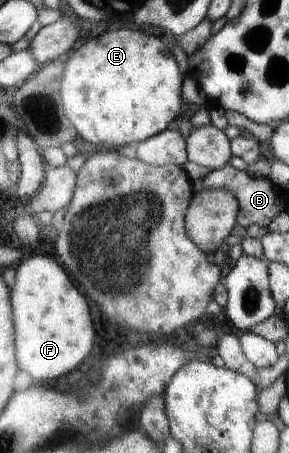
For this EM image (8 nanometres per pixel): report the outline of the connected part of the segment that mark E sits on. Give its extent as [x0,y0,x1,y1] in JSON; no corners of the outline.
[60,28,184,150]

